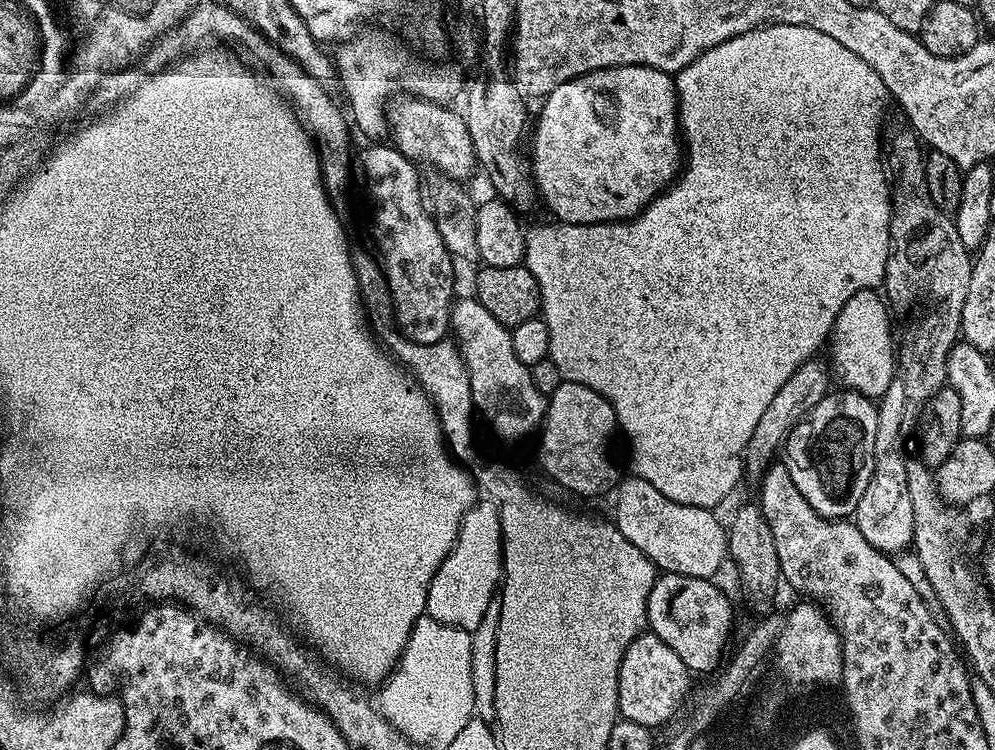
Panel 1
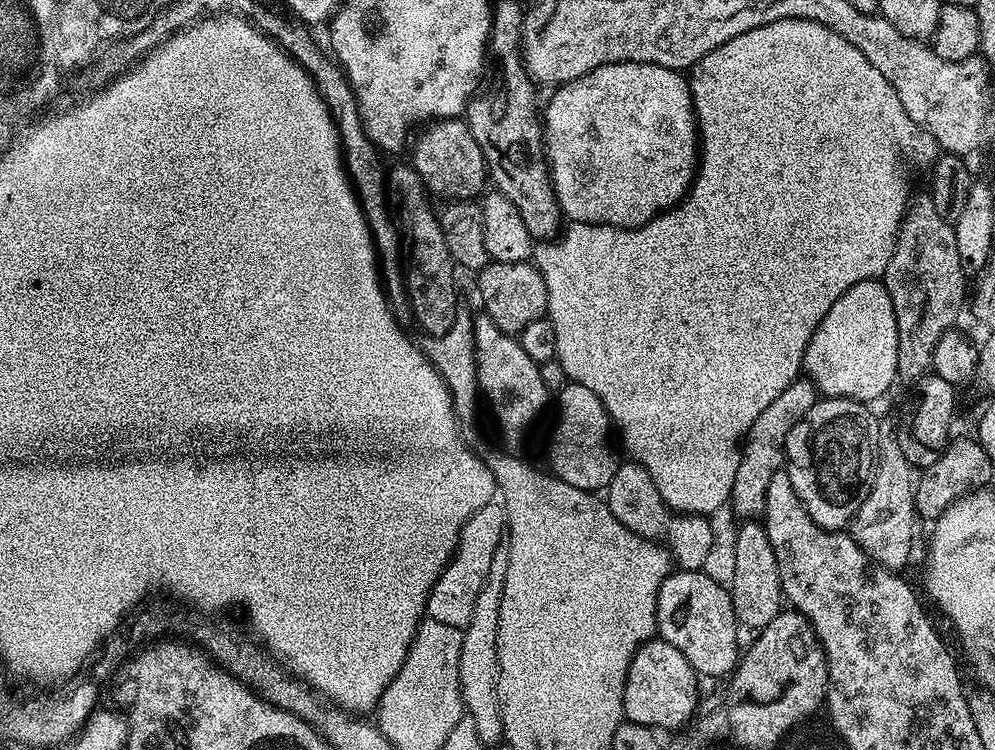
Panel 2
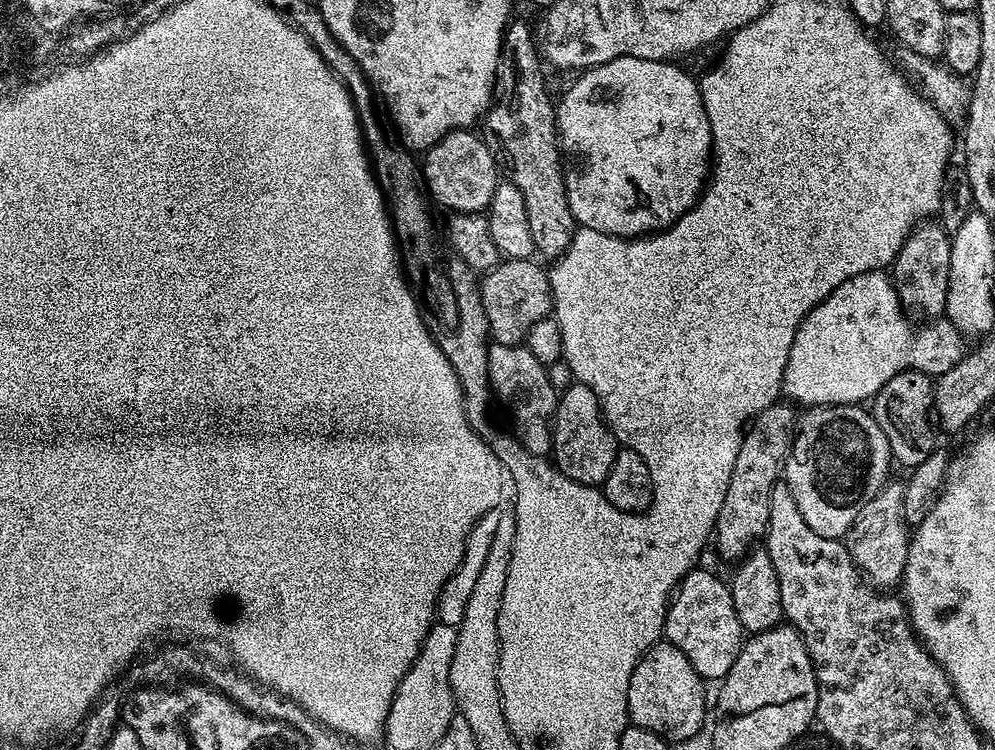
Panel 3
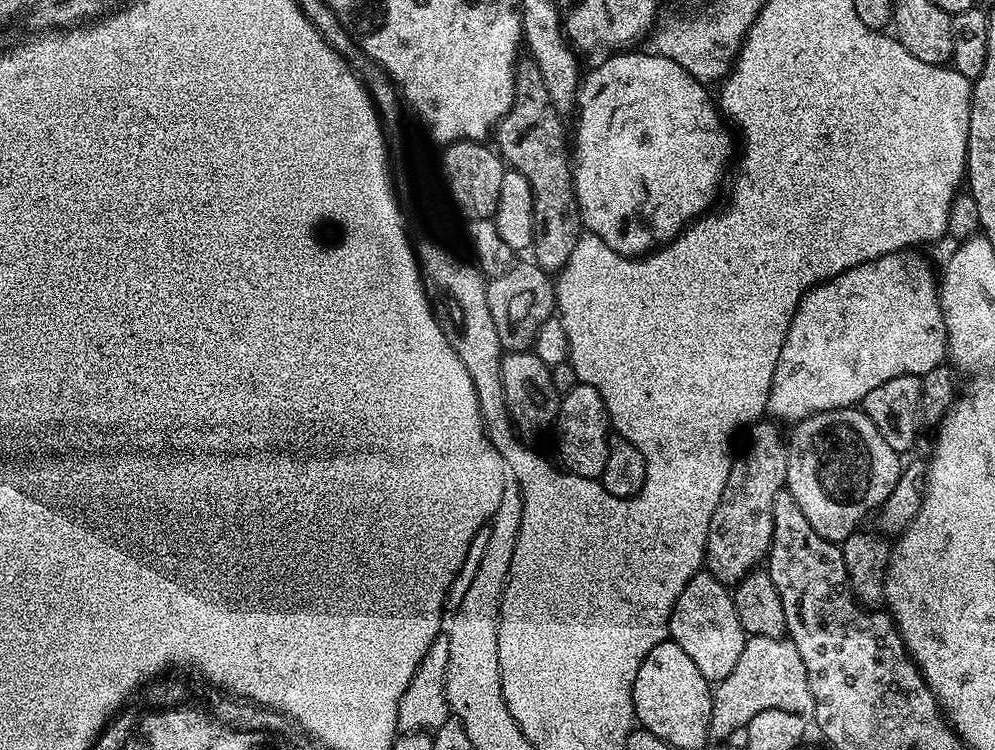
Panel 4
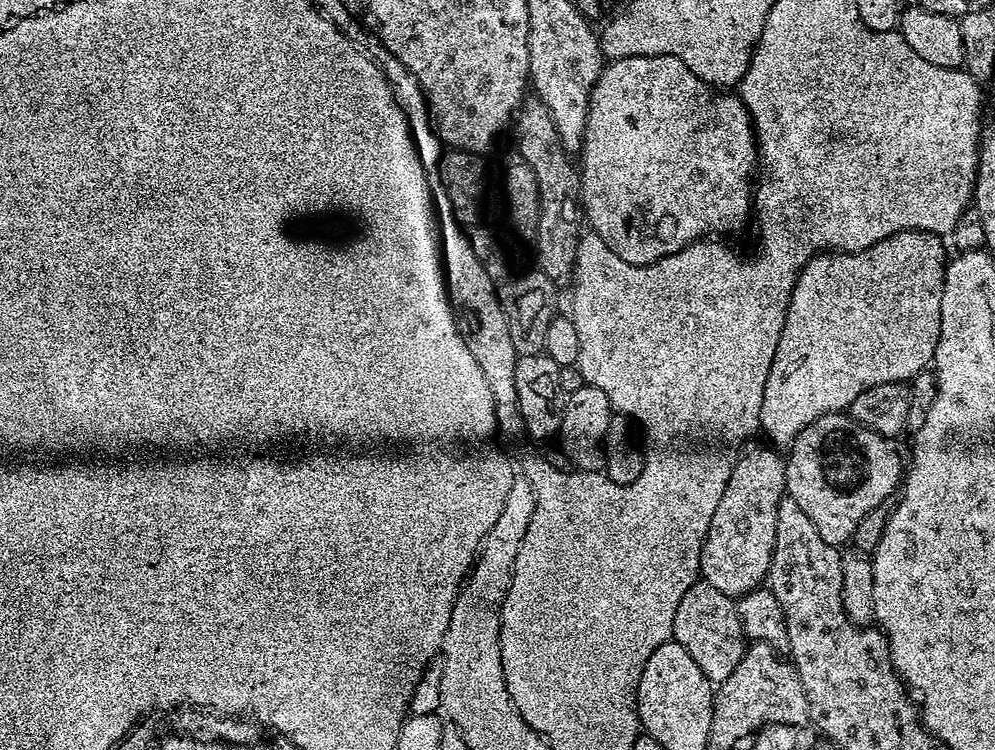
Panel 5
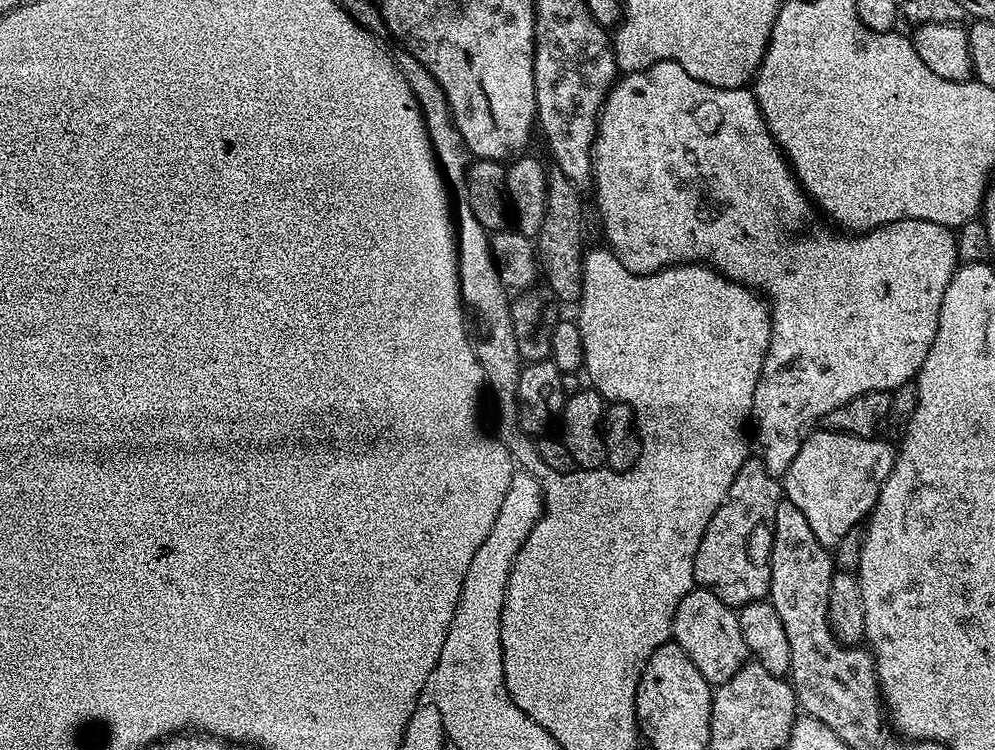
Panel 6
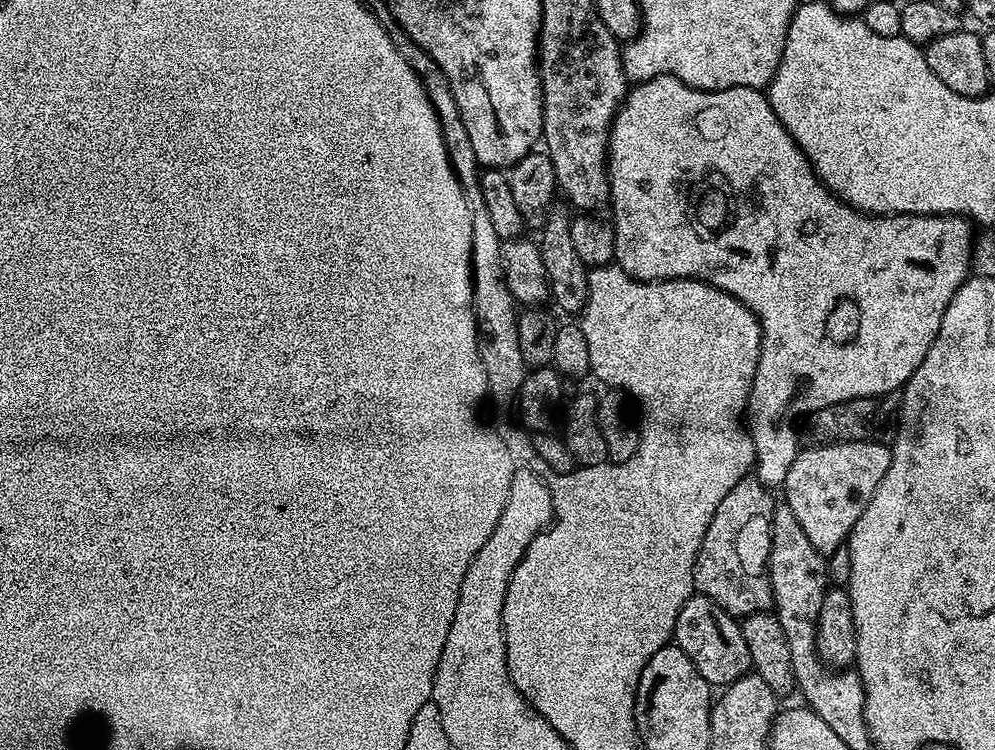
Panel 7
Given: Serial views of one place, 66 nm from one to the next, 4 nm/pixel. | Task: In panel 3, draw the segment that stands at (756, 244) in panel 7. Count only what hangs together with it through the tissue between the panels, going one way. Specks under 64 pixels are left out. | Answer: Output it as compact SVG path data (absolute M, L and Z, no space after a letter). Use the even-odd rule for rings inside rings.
M623 56L614 58L605 64L583 69L580 76L564 92L564 97L558 100L556 109L556 131L560 138L560 150L563 156L564 181L566 182L566 198L570 202L570 210L574 214L577 225L590 230L598 230L602 234L635 238L646 236L669 228L682 214L696 207L700 193L710 176L712 163L712 135L710 134L710 118L706 118L706 110L702 106L702 98L697 77L683 72L679 63L666 60L651 60L650 58L634 58ZM887 271L863 272L842 282L821 304L815 304L798 326L784 371L783 395L803 406L863 405L894 374L911 370L937 378L966 355L962 333L951 320L936 318L912 329L904 315Z

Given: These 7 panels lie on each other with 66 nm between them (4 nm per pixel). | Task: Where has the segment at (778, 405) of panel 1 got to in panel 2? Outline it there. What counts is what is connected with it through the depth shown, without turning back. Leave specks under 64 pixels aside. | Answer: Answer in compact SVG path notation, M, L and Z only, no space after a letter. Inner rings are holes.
M798 378L790 386L786 386L786 390L782 390L778 398L774 398L774 402L770 402L770 406L766 406L766 410L758 414L758 418L754 418L742 441L740 461L734 474L734 486L730 497L730 508L733 508L740 518L756 518L763 513L770 478L774 478L774 474L781 471L786 464L786 438L796 421L804 417L806 410L810 410L810 406L814 406L817 399L818 393L811 380Z

